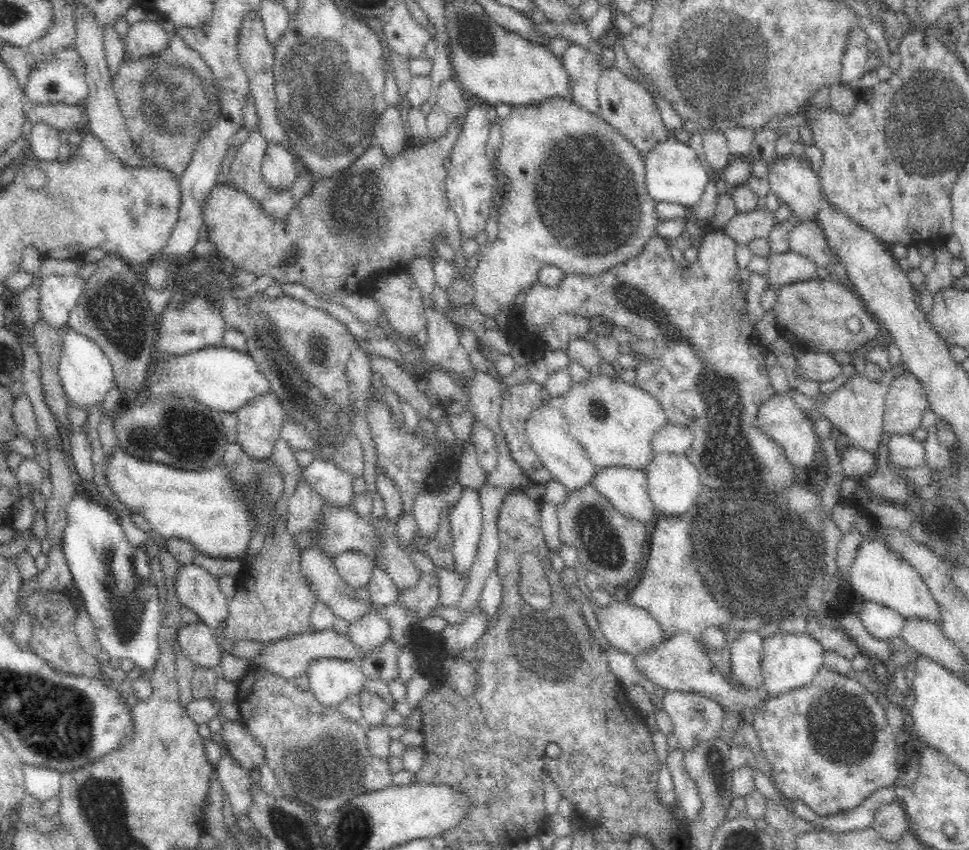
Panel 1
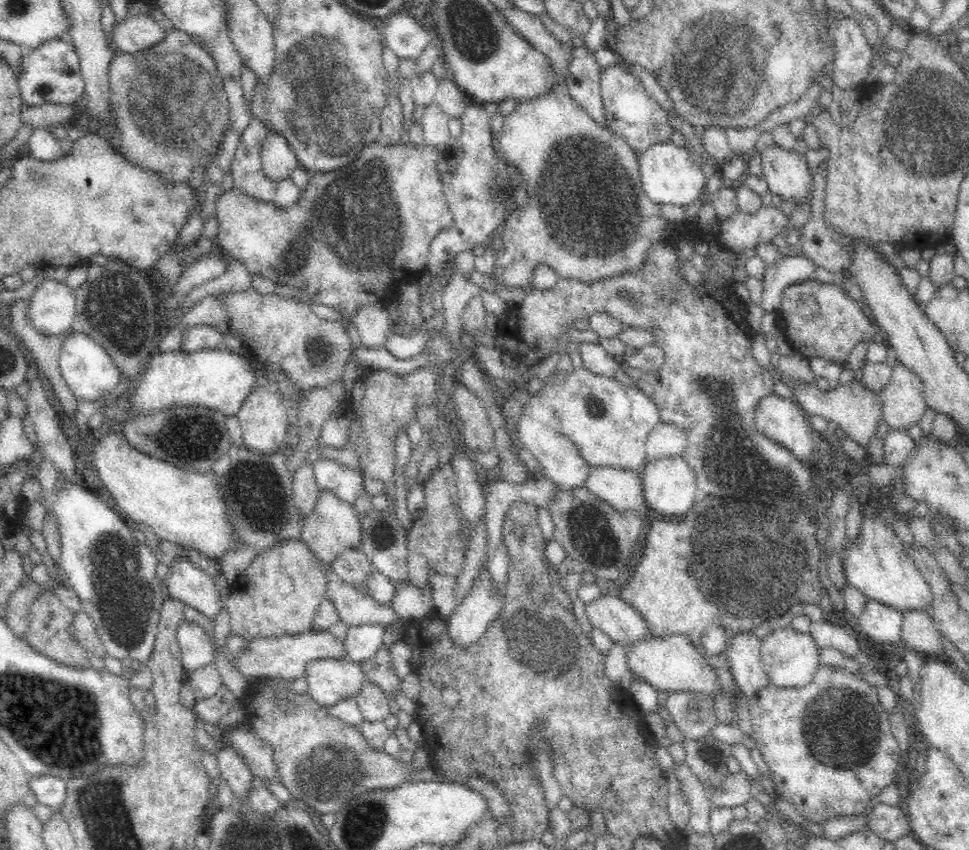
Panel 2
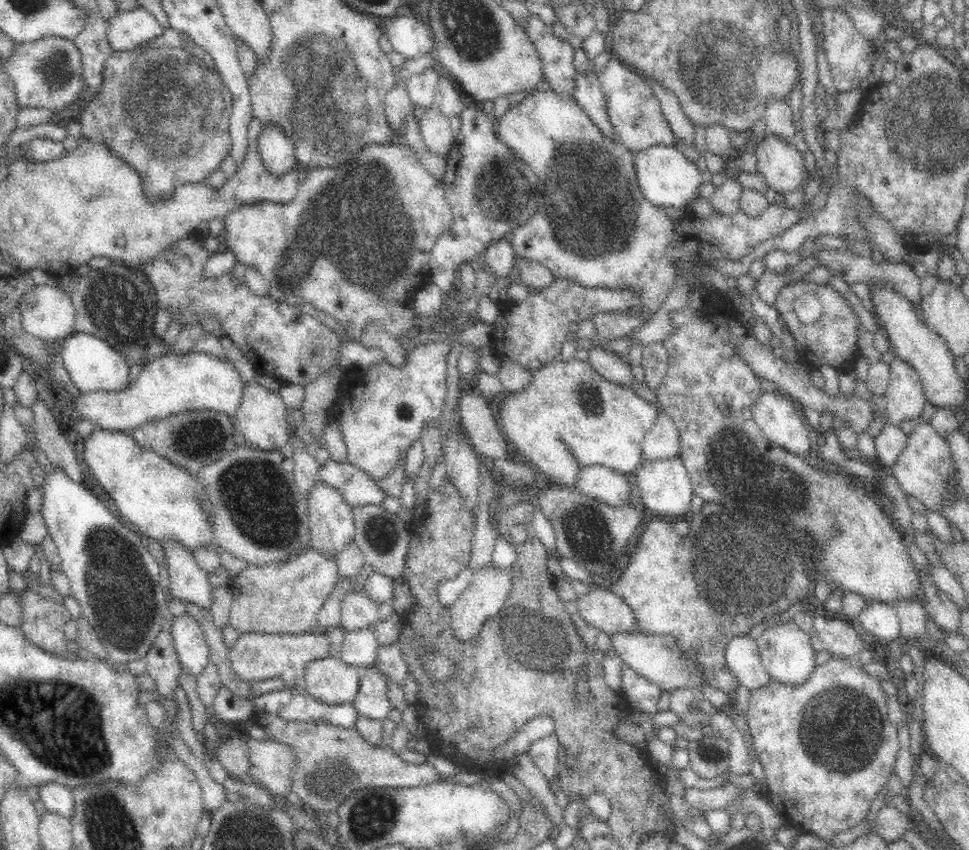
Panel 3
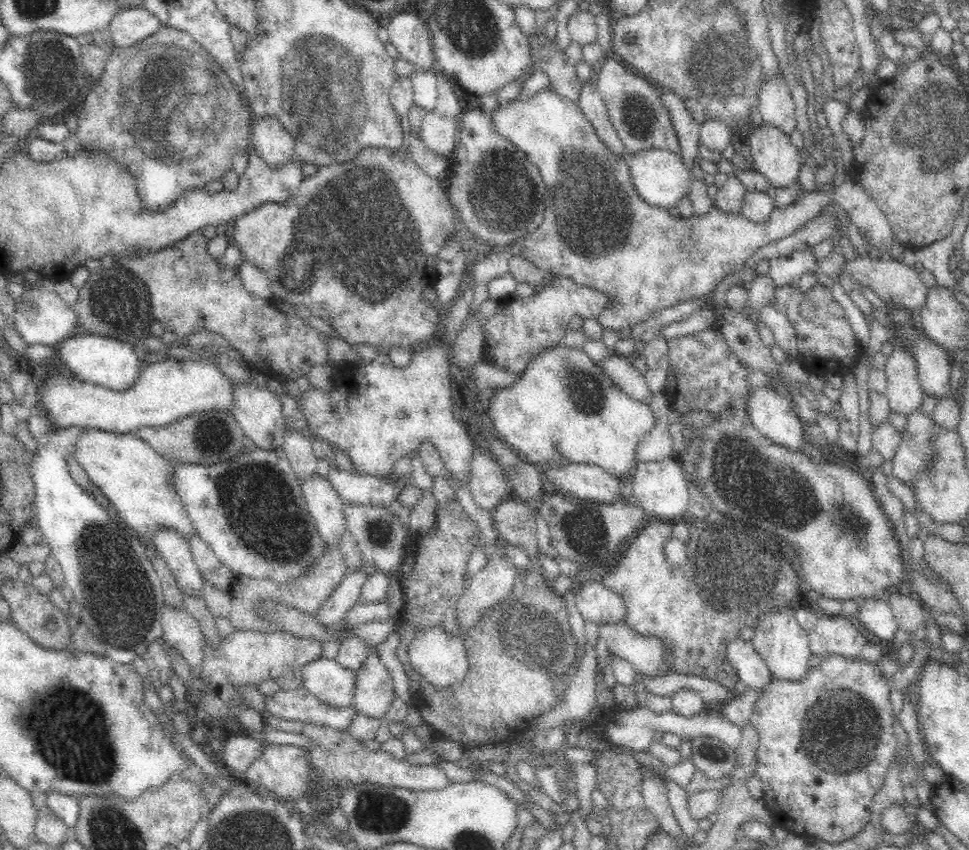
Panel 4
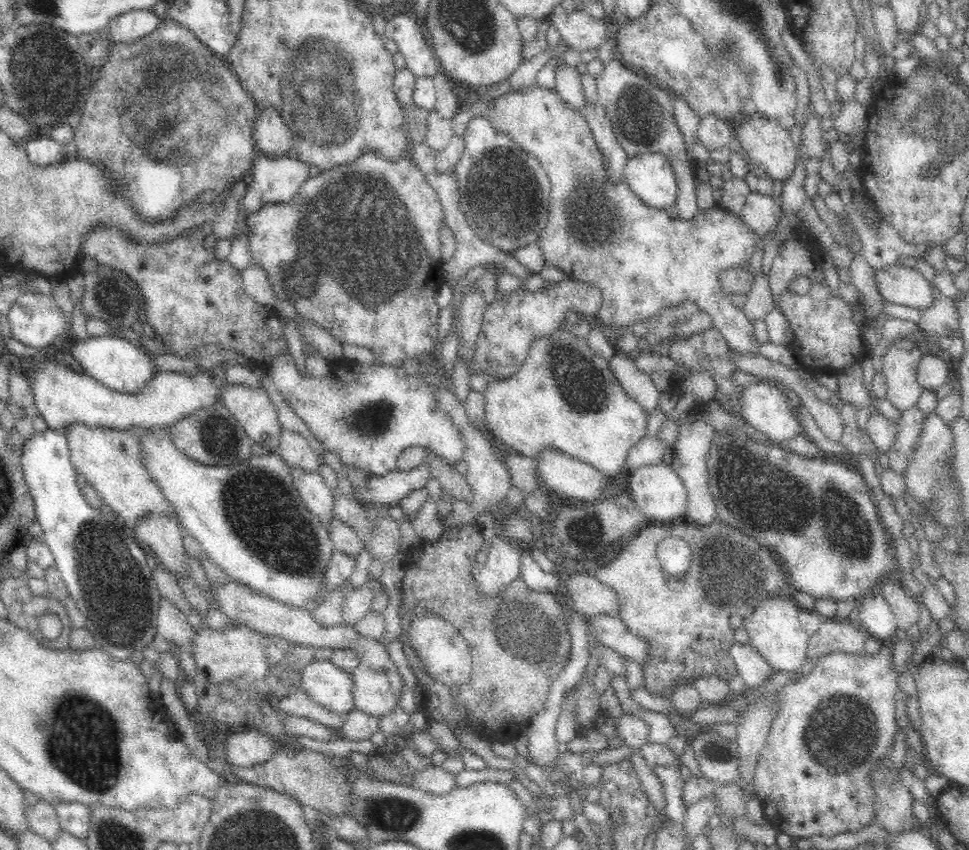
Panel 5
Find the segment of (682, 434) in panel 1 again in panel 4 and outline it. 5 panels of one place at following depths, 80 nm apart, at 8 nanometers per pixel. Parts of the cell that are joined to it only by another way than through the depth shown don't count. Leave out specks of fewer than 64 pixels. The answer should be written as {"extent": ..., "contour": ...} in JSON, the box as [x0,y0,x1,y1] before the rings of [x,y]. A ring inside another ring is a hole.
{"extent":[634,393,672,464],"contour":[[[658,393],[650,399],[649,407],[656,417],[655,426],[634,450],[634,464],[658,462],[671,457],[672,439],[668,433],[668,425],[671,421],[669,403],[663,393]]]}

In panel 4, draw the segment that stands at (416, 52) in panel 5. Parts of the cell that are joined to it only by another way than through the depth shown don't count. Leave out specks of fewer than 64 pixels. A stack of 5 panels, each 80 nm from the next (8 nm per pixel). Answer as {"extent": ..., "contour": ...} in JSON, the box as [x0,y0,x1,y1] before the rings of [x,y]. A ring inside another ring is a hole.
{"extent":[386,10,435,73],"contour":[[[416,10],[394,14],[386,28],[389,41],[397,48],[399,56],[414,65],[412,73],[435,71],[433,40]]]}

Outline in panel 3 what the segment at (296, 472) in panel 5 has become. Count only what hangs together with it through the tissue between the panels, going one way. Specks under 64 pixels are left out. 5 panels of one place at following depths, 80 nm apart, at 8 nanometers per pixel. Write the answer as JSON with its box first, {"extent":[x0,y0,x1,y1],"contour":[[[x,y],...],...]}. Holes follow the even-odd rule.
{"extent":[306,480,354,556],"contour":[[[316,480],[312,490],[306,494],[306,502],[309,510],[311,546],[321,551],[324,556],[334,556],[353,541],[354,525],[352,525],[352,509],[346,503],[344,497],[329,484]]]}

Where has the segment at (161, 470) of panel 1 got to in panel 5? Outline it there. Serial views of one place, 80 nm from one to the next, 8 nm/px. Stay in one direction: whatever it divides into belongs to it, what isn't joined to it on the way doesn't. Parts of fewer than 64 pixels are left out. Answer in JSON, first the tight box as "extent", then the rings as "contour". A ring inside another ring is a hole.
{"extent":[62,423,174,530],"contour":[[[73,423],[62,428],[70,449],[71,463],[76,473],[96,489],[102,502],[110,506],[129,530],[138,518],[150,512],[165,512],[174,516],[174,511],[160,487],[150,479],[150,473],[140,458],[140,445],[132,430],[117,430],[110,427],[90,427],[82,423]]]}

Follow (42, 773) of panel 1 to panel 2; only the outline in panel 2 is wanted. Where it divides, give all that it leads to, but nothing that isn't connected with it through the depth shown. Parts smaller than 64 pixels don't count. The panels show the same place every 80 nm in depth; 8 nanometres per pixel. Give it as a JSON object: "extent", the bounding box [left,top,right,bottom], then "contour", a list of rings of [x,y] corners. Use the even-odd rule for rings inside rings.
{"extent":[29,776,68,813],"contour":[[[42,776],[42,778],[32,778],[29,780],[29,789],[36,795],[37,802],[50,807],[52,813],[62,812],[66,798],[68,798],[67,780],[53,778],[52,776]]]}

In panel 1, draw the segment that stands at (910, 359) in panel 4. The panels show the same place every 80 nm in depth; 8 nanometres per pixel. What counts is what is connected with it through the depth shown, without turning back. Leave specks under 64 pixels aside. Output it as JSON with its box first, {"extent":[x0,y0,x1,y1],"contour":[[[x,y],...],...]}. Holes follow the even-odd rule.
{"extent":[883,370,929,435],"contour":[[[904,370],[896,374],[886,390],[883,428],[888,435],[912,435],[929,409],[919,380]]]}

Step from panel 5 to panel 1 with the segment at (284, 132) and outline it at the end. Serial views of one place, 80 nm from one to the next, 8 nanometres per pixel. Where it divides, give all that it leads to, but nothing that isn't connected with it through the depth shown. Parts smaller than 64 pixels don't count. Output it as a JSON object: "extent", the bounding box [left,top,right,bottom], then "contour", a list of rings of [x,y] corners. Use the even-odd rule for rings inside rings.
{"extent":[261,142,297,191],"contour":[[[267,142],[261,173],[273,191],[291,188],[297,173],[294,154],[285,144]]]}

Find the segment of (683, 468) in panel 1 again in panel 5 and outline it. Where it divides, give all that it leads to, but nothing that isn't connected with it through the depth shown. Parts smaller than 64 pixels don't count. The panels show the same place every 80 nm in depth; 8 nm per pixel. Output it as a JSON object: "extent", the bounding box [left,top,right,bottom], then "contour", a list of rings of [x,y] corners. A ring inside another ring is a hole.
{"extent":[627,461,687,524],"contour":[[[662,461],[636,471],[630,478],[627,492],[644,521],[650,521],[653,524],[654,522],[672,522],[682,516],[687,507],[687,492],[680,477],[670,465],[666,465]]]}

